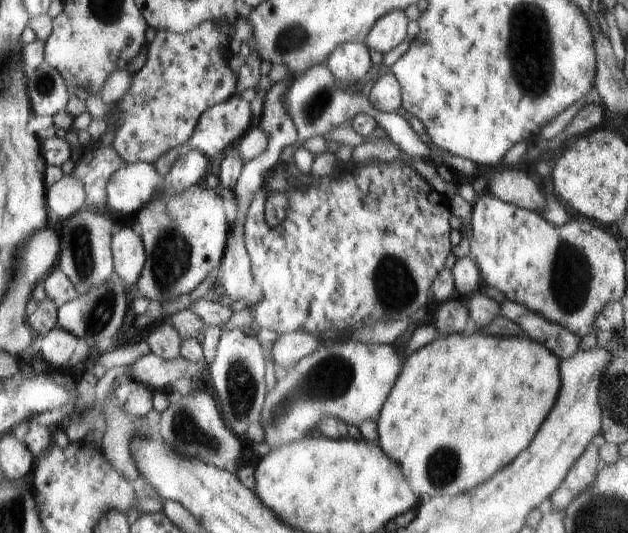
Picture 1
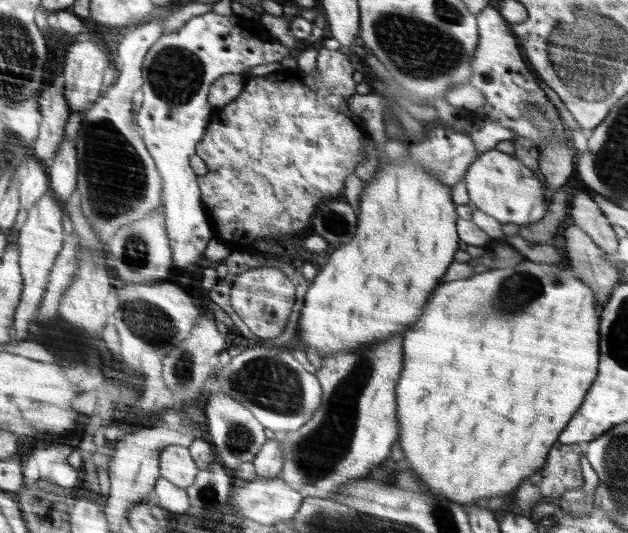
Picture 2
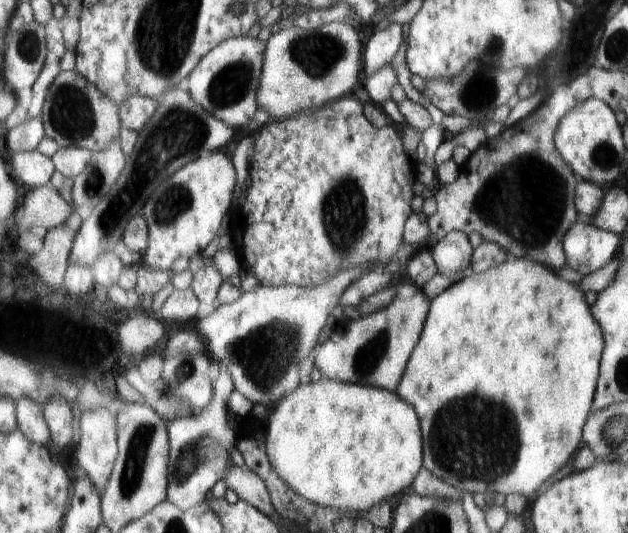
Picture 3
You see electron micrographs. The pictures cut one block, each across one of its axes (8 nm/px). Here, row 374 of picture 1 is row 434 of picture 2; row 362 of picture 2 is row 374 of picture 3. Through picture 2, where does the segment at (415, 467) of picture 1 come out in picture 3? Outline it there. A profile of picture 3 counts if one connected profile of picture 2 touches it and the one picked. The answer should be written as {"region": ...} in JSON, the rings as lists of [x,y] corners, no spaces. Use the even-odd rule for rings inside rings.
{"region":[[[507,253],[506,260],[500,266],[489,268],[485,273],[464,277],[431,301],[433,304],[424,321],[420,340],[410,355],[408,368],[396,390],[403,399],[406,398],[406,402],[410,402],[410,406],[414,406],[414,410],[418,410],[417,417],[422,418],[421,437],[426,438],[426,470],[436,478],[452,484],[457,493],[464,490],[476,497],[478,490],[494,490],[496,494],[506,496],[518,493],[533,502],[542,484],[572,458],[582,442],[582,428],[585,428],[590,416],[605,345],[601,326],[590,316],[590,310],[577,286],[562,280],[554,270],[544,268],[538,262],[517,259],[510,253]]]}

